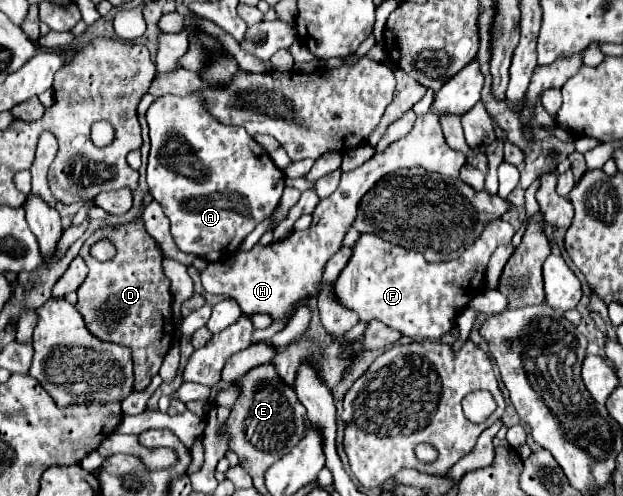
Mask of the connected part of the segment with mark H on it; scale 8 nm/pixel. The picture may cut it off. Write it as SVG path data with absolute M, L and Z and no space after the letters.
M427 112L425 116L419 116L415 120L413 130L403 140L393 142L385 152L375 154L363 166L341 174L337 190L327 200L321 200L317 204L309 230L291 232L291 236L287 236L285 240L271 242L267 246L255 244L249 252L237 252L235 256L231 256L231 260L209 264L201 272L203 288L209 294L223 294L235 298L243 314L267 312L273 320L287 320L297 302L317 296L327 260L343 248L343 238L357 218L357 206L377 180L399 168L413 166L421 166L429 172L437 172L457 180L463 164L465 156L447 146L437 116L433 112Z

